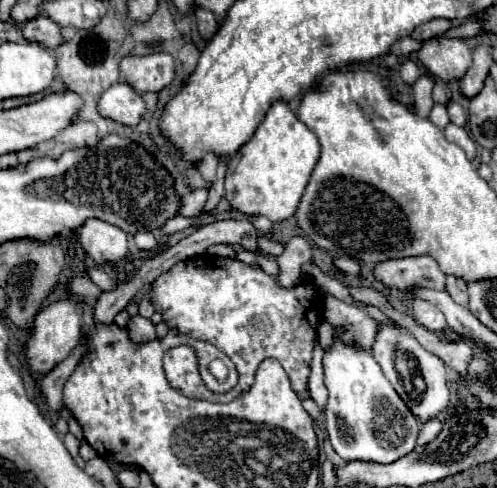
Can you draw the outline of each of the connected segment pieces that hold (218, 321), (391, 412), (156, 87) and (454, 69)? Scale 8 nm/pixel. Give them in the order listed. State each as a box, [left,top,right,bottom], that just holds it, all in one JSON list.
[[152,255,322,401],[324,327,422,463],[120,51,174,93],[418,37,472,81]]

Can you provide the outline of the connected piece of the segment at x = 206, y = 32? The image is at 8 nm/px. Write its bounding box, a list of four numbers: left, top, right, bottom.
[196,7,218,39]

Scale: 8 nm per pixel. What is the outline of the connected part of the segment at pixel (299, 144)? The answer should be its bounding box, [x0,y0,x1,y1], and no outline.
[224,101,318,223]

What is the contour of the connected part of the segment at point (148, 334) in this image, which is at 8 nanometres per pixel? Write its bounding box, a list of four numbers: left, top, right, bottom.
[128,315,156,341]

